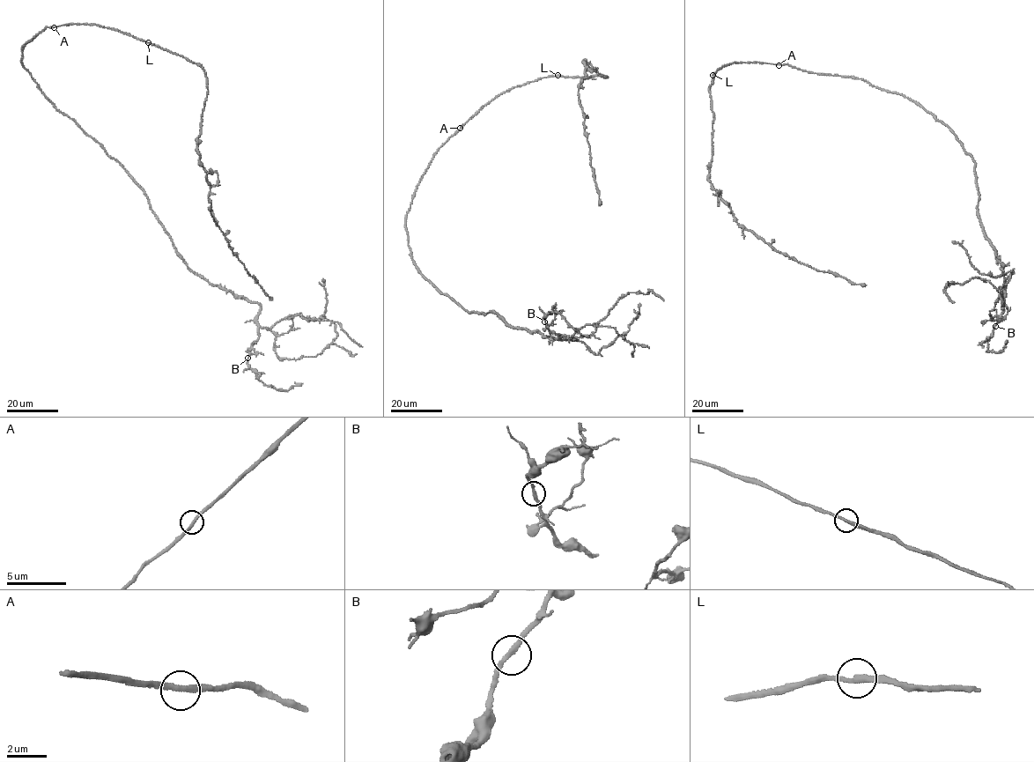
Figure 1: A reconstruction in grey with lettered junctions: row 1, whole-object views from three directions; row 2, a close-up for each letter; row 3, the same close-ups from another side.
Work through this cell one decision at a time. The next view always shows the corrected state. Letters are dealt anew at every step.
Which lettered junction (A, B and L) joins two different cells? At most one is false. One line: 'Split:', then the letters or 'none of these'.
Split: none of these

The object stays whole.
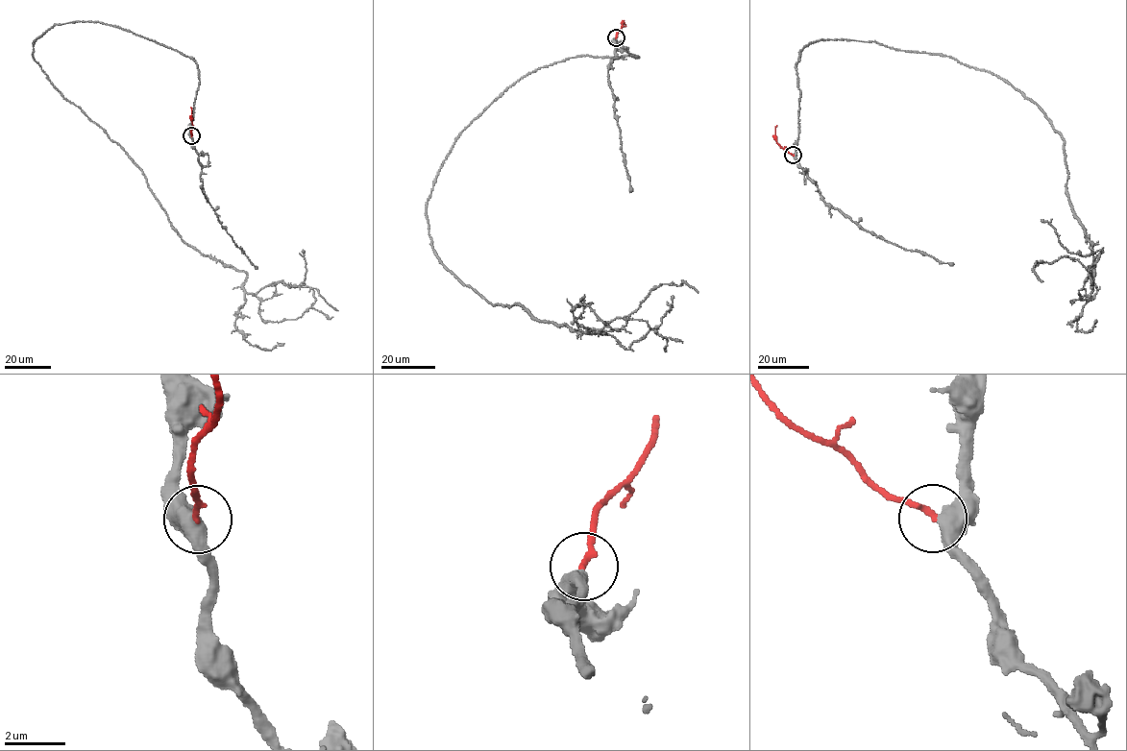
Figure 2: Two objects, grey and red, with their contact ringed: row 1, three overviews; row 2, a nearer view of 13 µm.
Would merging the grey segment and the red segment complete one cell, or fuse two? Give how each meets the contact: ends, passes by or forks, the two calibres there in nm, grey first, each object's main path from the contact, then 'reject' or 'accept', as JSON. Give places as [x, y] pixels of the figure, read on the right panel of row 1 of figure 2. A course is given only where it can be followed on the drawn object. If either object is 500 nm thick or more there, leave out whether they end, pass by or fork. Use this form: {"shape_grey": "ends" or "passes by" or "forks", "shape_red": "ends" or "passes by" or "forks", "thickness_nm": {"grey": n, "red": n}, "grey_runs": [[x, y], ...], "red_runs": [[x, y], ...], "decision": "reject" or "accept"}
{"shape_grey": "passes by", "shape_red": "ends", "thickness_nm": {"grey": 480, "red": 200}, "grey_runs": [[794, 155], [809, 44], [991, 71], [1061, 134], [1093, 245], [1092, 277], [1064, 256], [1036, 261], [1042, 281]], "red_runs": [[793, 155], [776, 141], [777, 125]], "decision": "accept"}

